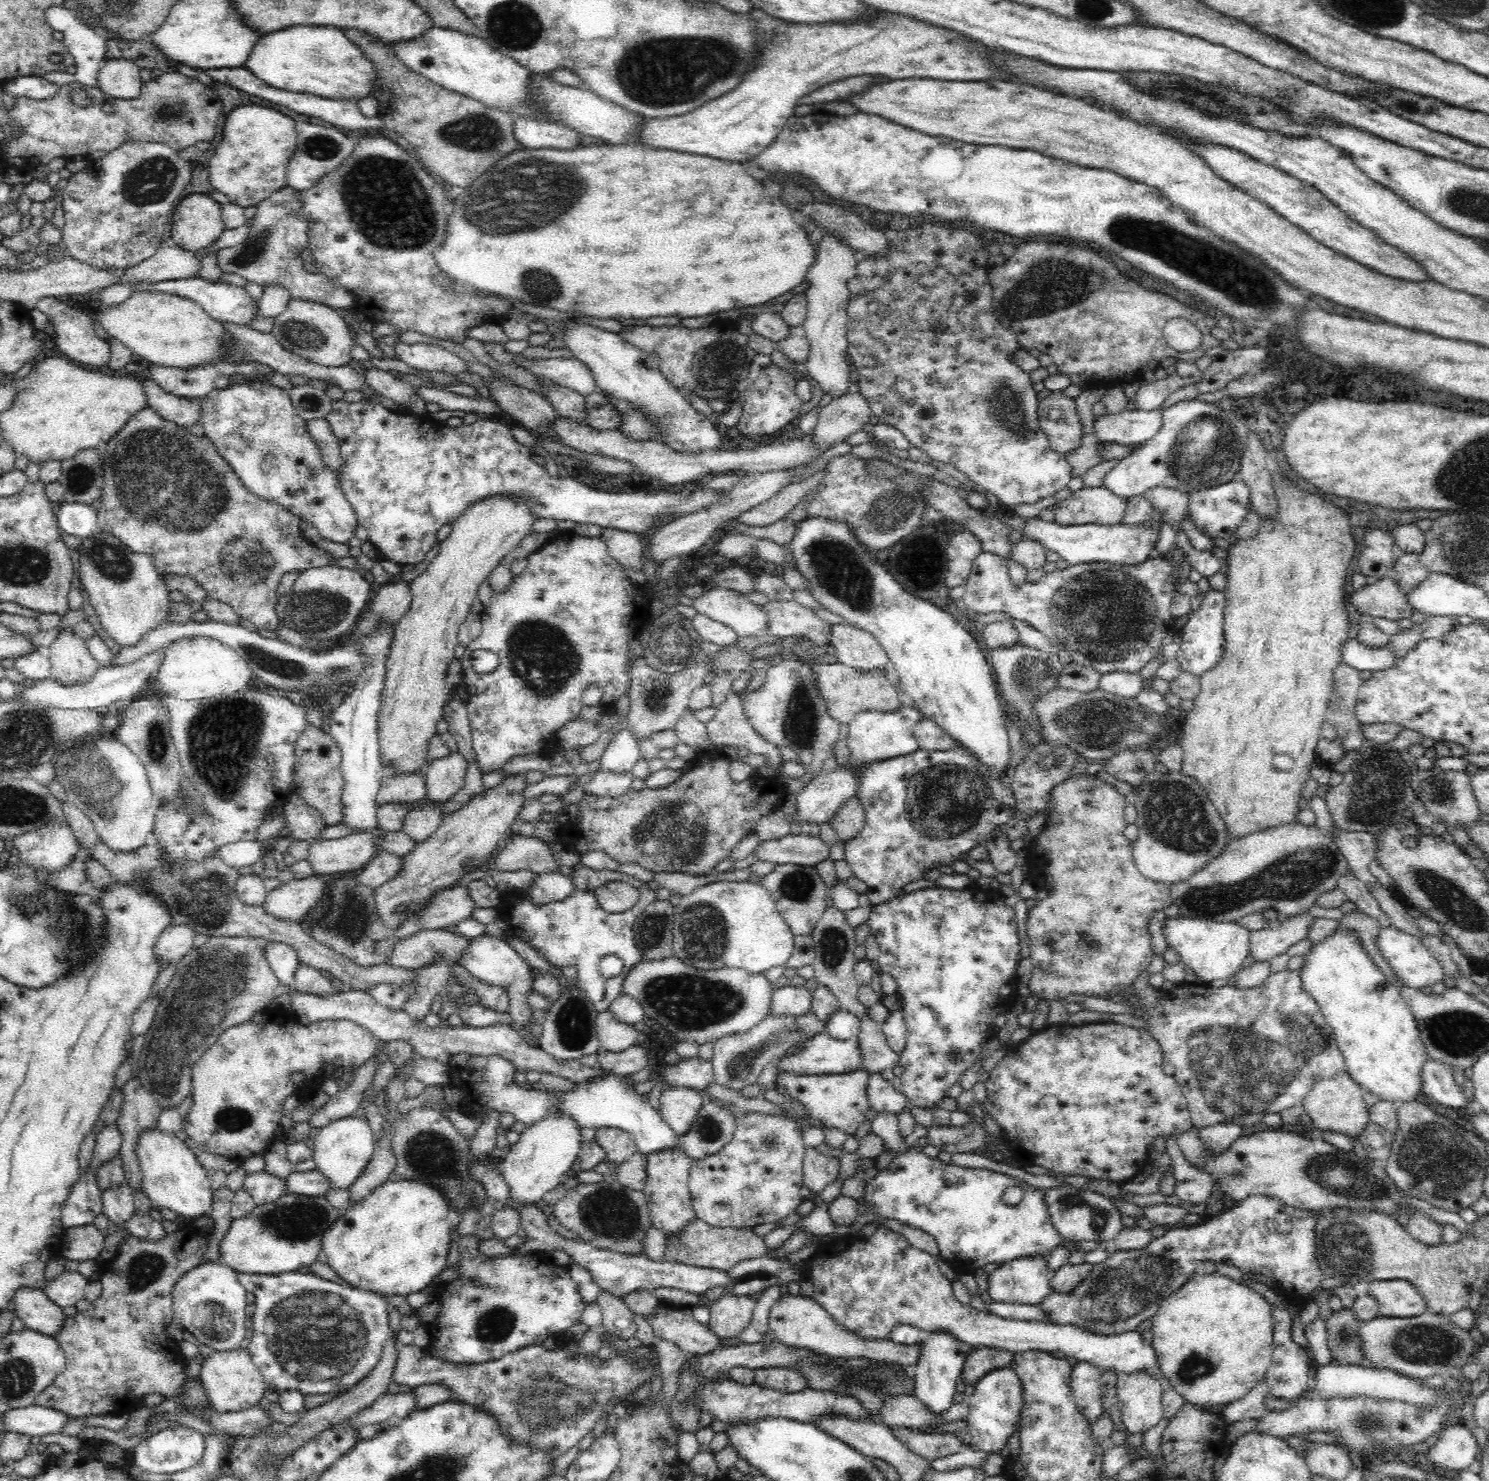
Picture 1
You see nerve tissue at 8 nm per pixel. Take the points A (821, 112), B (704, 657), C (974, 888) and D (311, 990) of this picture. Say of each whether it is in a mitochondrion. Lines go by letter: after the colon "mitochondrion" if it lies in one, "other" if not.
A: other
B: mitochondrion
C: other
D: other

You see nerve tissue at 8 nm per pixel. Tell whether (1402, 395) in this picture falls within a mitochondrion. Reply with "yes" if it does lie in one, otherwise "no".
no

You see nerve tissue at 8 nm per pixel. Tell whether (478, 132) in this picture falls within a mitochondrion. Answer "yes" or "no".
yes

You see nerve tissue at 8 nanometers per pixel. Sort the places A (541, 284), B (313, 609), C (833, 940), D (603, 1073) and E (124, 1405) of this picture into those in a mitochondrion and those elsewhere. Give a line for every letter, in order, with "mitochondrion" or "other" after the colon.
A: mitochondrion
B: mitochondrion
C: mitochondrion
D: other
E: other

